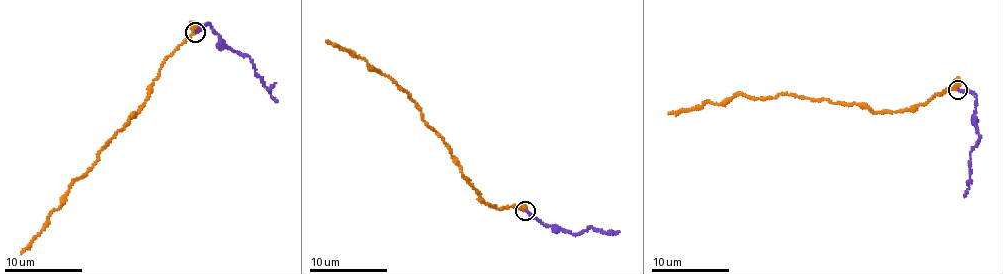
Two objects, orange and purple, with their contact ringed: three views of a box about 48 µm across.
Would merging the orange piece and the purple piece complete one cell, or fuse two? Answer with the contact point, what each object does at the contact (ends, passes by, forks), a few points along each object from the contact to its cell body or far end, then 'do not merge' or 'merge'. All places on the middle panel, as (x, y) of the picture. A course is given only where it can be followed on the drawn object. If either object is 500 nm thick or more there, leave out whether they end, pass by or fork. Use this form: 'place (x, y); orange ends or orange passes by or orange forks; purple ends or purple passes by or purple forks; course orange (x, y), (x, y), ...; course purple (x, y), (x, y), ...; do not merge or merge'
place (525, 210); orange passes by; purple ends; course orange (525, 211), (498, 208), (481, 199), (449, 146), (403, 89), (326, 41); course purple (525, 211), (545, 224), (573, 233), (592, 226), (603, 233), (619, 232); merge

